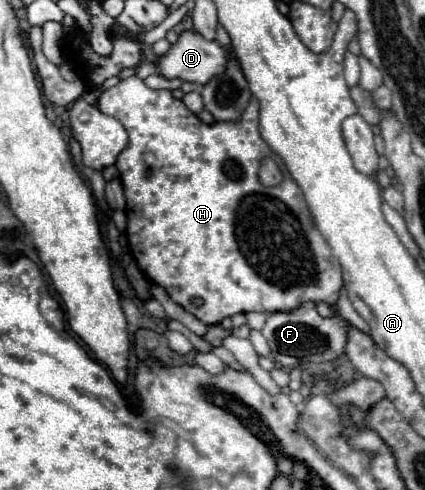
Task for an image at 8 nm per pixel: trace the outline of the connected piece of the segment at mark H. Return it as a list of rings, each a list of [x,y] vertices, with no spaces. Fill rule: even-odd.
[[[129,77],[129,79],[121,79],[115,87],[103,91],[97,101],[97,107],[101,113],[119,119],[129,135],[129,145],[119,153],[115,165],[119,169],[121,181],[125,183],[125,199],[127,199],[125,213],[127,213],[129,247],[131,247],[131,253],[133,253],[139,269],[145,273],[145,277],[151,283],[157,283],[159,287],[163,287],[177,305],[181,305],[185,311],[193,313],[205,325],[217,325],[225,317],[231,317],[237,313],[249,313],[249,311],[263,311],[263,313],[291,311],[305,301],[313,301],[313,303],[325,301],[335,309],[335,303],[337,303],[341,287],[343,287],[341,265],[331,257],[331,249],[329,249],[327,241],[321,237],[321,233],[313,225],[299,185],[291,177],[287,177],[285,181],[281,181],[275,187],[263,187],[257,179],[257,169],[259,169],[259,163],[263,157],[273,157],[279,165],[283,165],[283,159],[279,155],[275,155],[259,135],[259,101],[255,97],[251,97],[245,113],[241,115],[241,121],[217,121],[213,125],[207,125],[207,123],[199,121],[199,117],[195,113],[191,113],[183,105],[181,99],[175,99],[171,91],[153,91],[139,77]],[[193,297],[201,297],[203,307],[195,307],[191,303]]]

